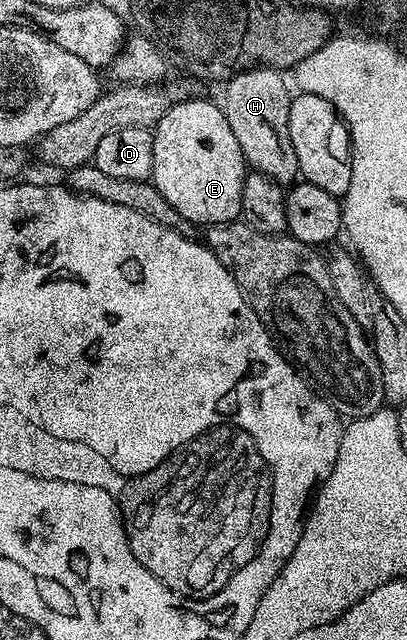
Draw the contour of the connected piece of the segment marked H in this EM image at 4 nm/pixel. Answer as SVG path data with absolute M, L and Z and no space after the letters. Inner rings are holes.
M248 68L230 77L226 88L224 111L236 142L244 154L247 165L253 171L272 178L283 186L290 186L299 179L296 150L292 150L292 138L288 130L291 93L286 93L283 73L276 68Z

